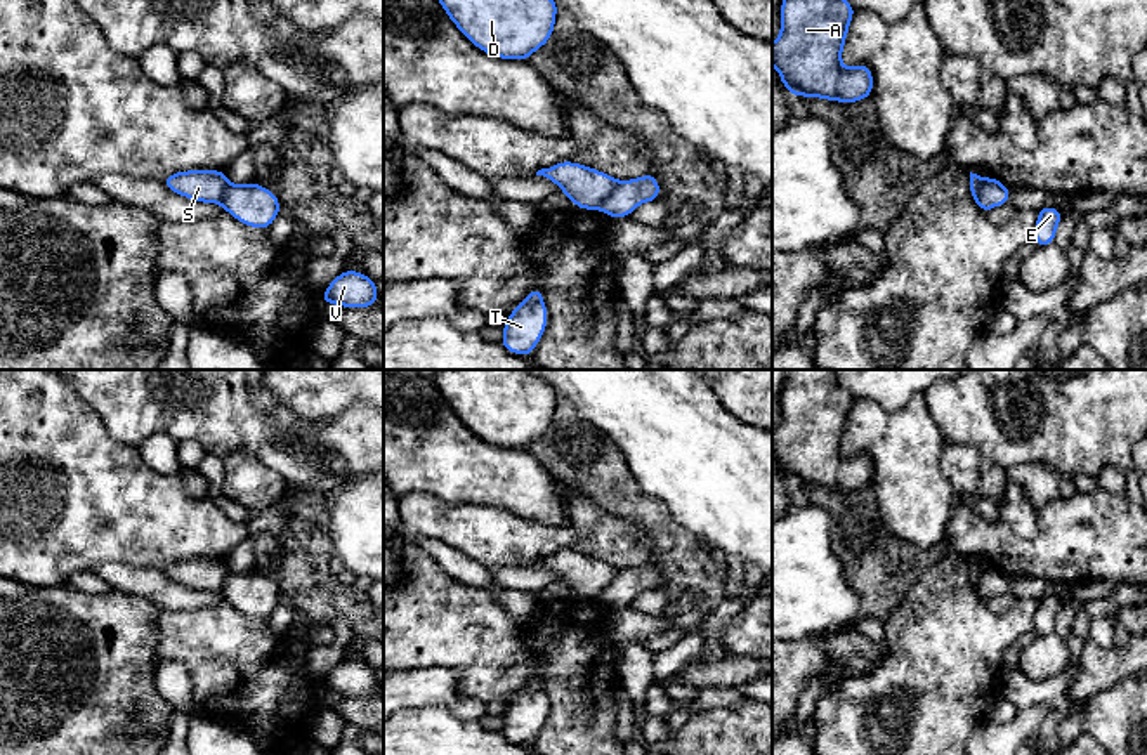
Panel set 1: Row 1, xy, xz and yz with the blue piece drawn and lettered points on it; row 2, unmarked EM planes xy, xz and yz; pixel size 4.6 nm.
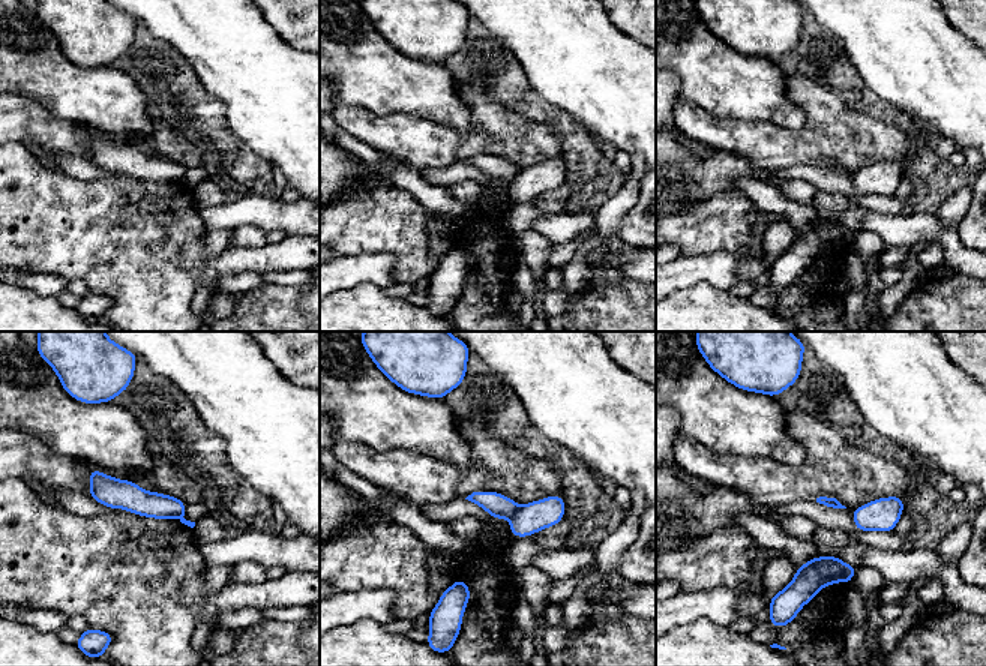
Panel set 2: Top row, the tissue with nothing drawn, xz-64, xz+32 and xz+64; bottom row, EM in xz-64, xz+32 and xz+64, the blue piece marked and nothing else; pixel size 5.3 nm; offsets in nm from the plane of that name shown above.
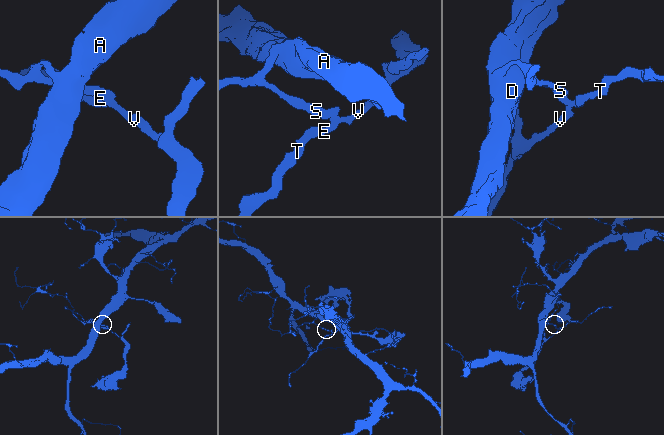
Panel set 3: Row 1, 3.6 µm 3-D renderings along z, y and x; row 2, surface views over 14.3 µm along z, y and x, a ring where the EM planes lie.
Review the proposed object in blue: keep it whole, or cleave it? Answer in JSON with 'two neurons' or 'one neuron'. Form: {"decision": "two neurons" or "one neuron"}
{"decision": "two neurons"}

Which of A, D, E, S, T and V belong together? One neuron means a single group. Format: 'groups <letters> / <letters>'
groups A D S / E T V

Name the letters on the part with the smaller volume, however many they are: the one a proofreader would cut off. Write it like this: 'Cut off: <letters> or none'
Cut off: E, T, V

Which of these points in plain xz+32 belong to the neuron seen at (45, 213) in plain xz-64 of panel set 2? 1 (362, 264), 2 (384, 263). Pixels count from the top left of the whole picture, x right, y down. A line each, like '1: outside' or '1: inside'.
1: outside
2: outside

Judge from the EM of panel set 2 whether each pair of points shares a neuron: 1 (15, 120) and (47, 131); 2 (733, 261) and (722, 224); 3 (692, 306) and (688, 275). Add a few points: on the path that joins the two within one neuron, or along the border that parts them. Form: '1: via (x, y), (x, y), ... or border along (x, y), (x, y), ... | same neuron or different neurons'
1: via (23, 120), (32, 120), (39, 125) | same neuron
2: border along (695, 254), (739, 252), (739, 279) | different neurons
3: border along (724, 291), (704, 282), (697, 282), (671, 294) | different neurons

